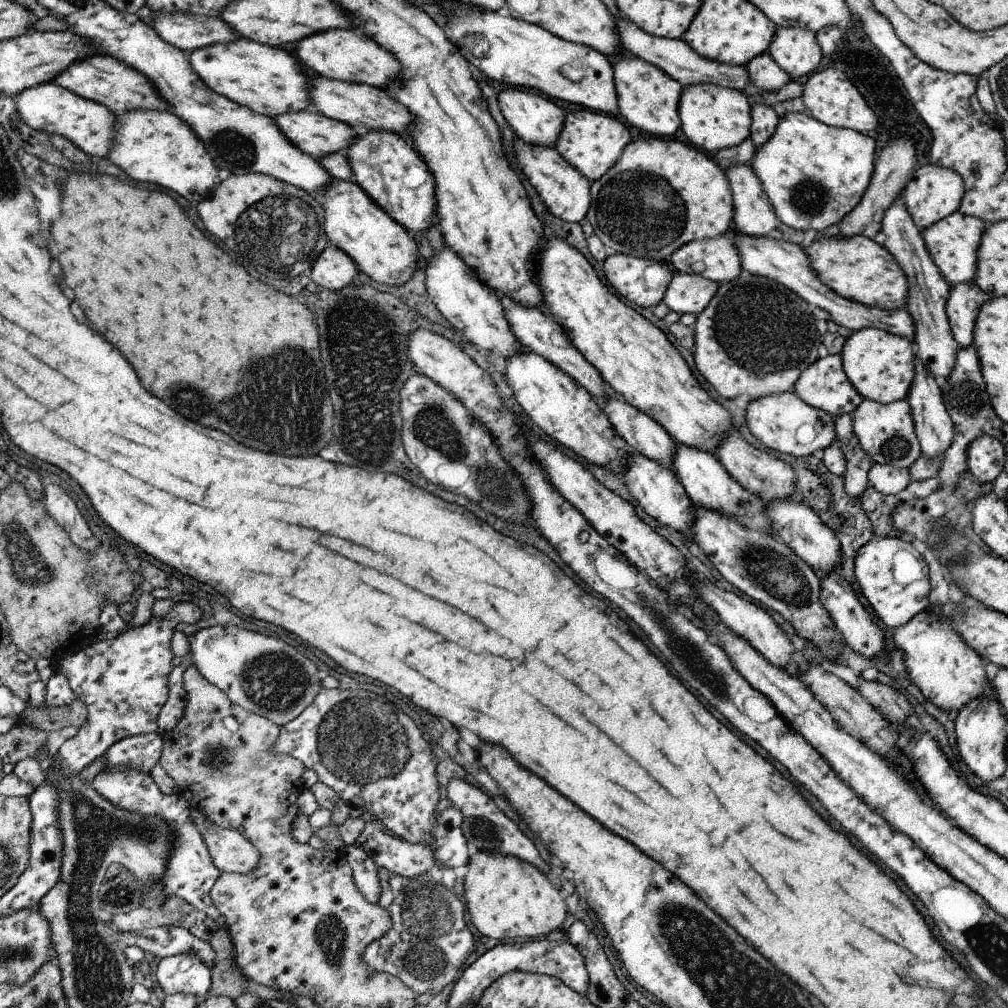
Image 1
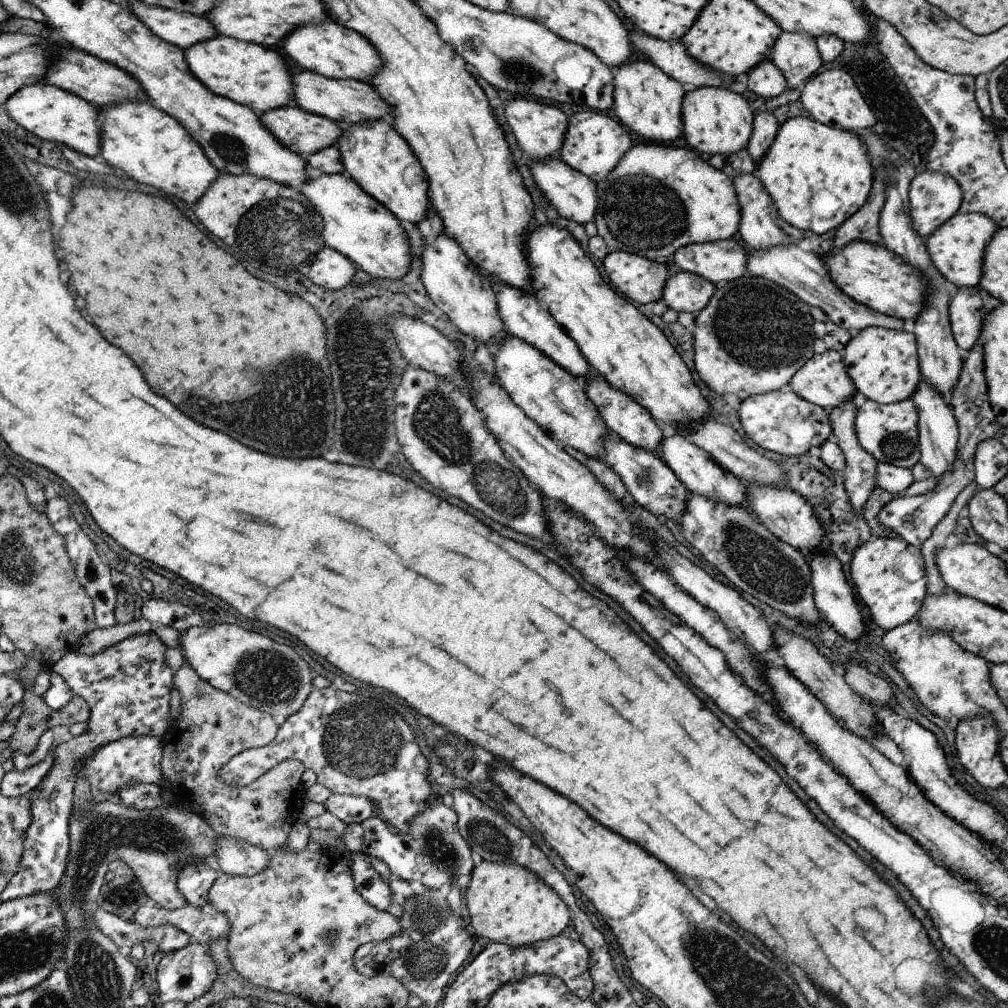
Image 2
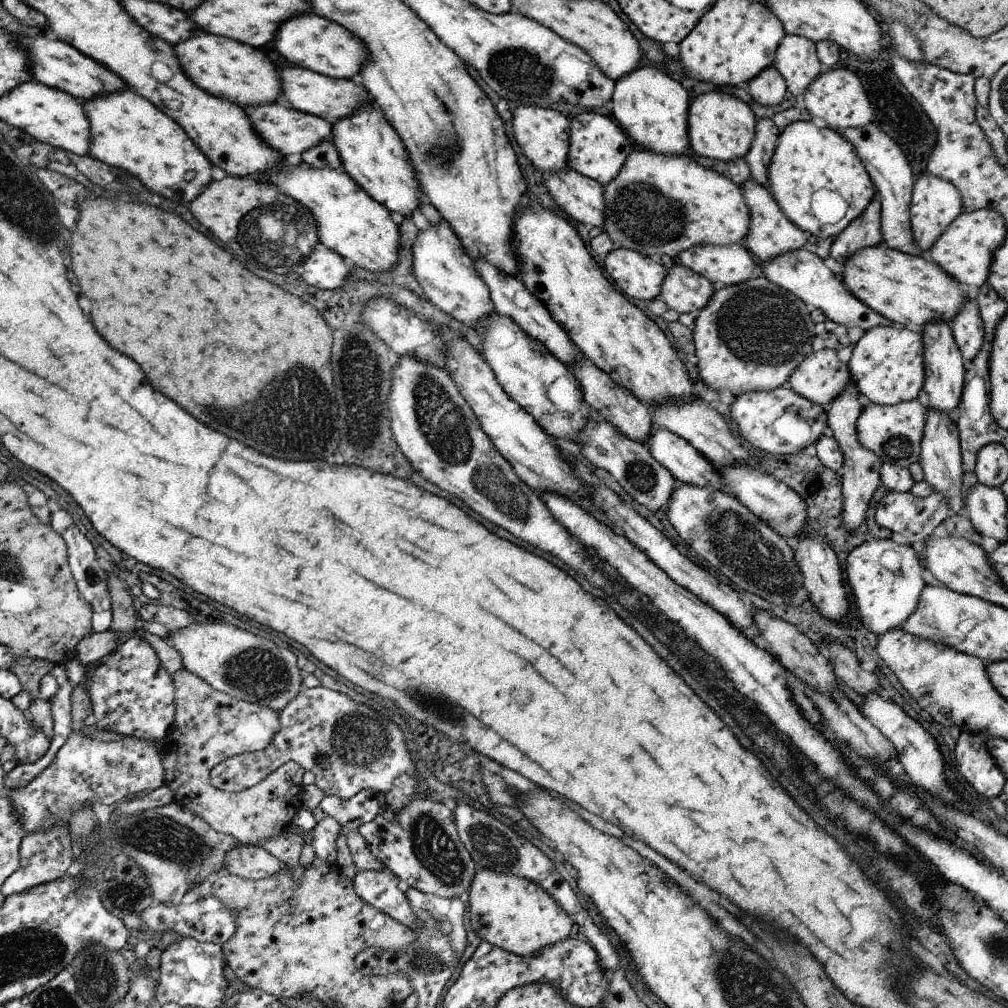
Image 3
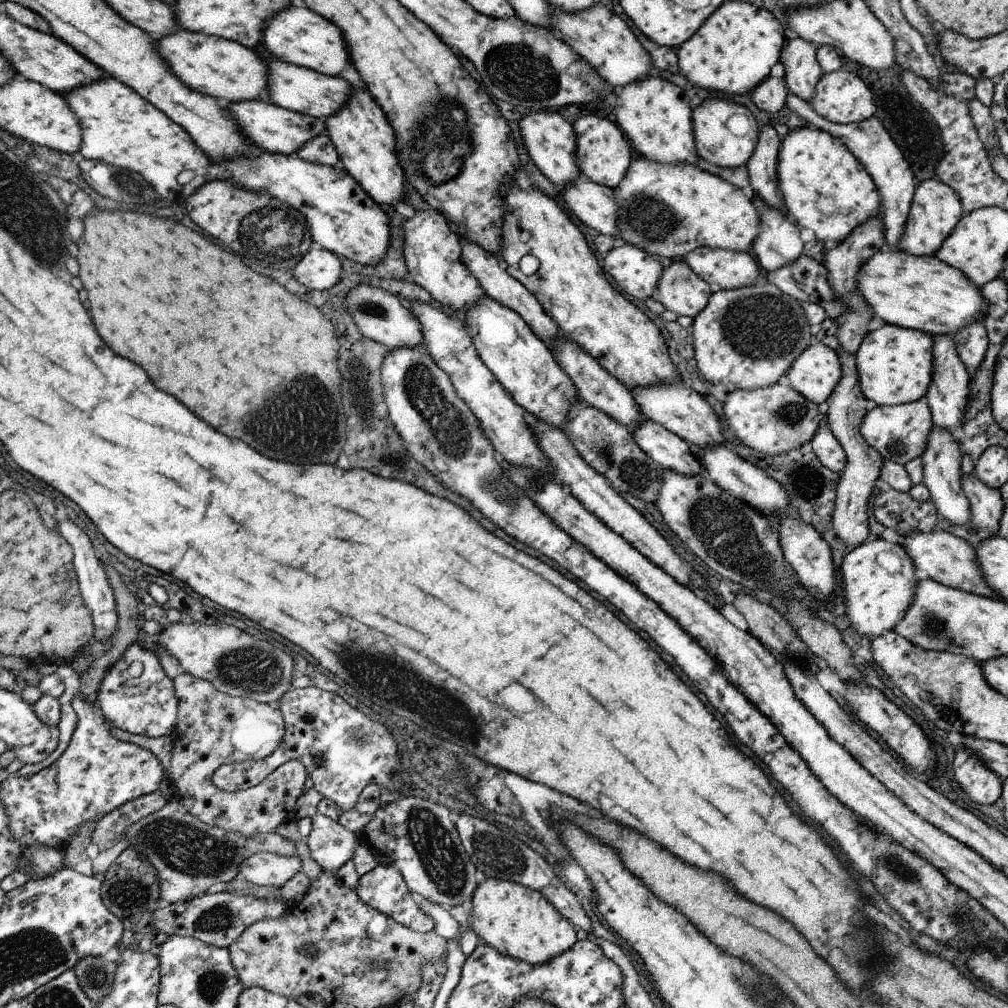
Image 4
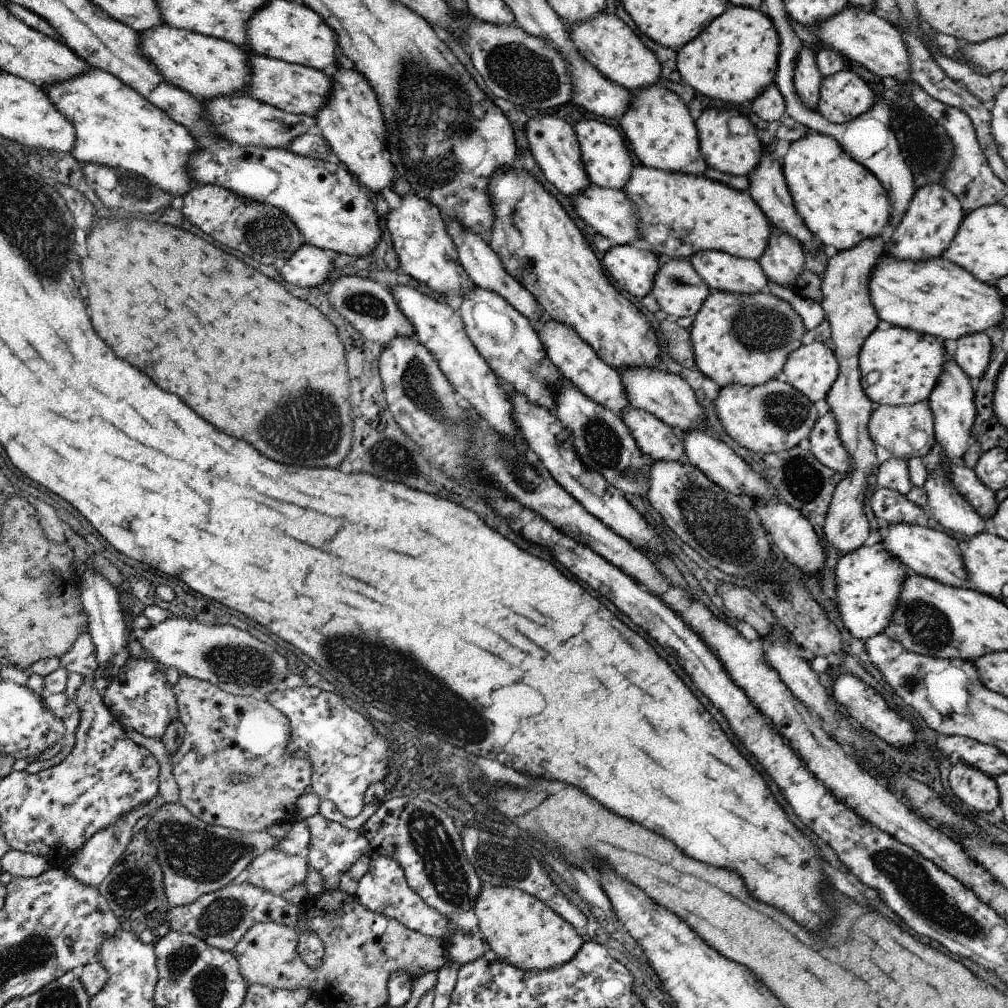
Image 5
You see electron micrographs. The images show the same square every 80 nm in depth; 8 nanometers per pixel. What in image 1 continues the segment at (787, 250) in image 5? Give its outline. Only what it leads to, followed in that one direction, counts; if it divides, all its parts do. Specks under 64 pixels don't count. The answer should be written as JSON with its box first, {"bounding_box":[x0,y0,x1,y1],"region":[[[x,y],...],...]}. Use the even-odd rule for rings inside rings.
{"bounding_box":[725,164,803,245],"region":[[[737,164],[729,166],[725,170],[730,190],[733,198],[734,230],[750,235],[751,237],[768,237],[776,240],[783,240],[798,245],[803,240],[803,231],[797,231],[795,228],[786,226],[774,212],[774,207],[768,200],[760,179],[754,174],[751,166],[747,164]]]}

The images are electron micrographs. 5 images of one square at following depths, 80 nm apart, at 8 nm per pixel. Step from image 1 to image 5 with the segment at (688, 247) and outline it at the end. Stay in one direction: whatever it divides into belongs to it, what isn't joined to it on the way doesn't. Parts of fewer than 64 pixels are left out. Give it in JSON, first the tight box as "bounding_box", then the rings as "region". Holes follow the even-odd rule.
{"bounding_box":[689,250,769,294],"region":[[[705,250],[693,254],[689,261],[711,290],[752,294],[769,281],[756,259]]]}

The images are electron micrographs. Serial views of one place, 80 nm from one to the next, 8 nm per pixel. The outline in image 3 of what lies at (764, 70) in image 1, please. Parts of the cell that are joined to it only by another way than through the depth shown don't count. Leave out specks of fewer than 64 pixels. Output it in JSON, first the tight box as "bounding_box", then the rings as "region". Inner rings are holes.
{"bounding_box":[746,66,788,106],"region":[[[774,66],[747,82],[746,88],[754,101],[762,106],[775,106],[788,97],[786,82]]]}

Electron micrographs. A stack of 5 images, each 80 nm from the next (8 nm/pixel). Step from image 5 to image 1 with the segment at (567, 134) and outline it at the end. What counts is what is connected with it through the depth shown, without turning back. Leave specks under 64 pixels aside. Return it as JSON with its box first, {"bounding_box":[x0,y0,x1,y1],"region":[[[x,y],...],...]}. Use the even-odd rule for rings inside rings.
{"bounding_box":[498,86,565,147],"region":[[[506,86],[498,90],[498,102],[502,116],[511,126],[513,132],[523,141],[531,145],[554,147],[558,135],[565,123],[565,112],[554,101],[546,96],[540,96],[533,91]]]}

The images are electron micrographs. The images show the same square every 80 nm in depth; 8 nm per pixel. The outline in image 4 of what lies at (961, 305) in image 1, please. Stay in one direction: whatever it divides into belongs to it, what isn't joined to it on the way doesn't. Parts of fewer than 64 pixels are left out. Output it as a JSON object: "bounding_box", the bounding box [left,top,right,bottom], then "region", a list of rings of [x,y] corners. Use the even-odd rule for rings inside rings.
{"bounding_box":[952,322,988,374],"region":[[[972,322],[972,324],[964,326],[952,338],[958,358],[962,360],[966,370],[970,374],[976,372],[988,350],[988,336],[983,322]]]}

